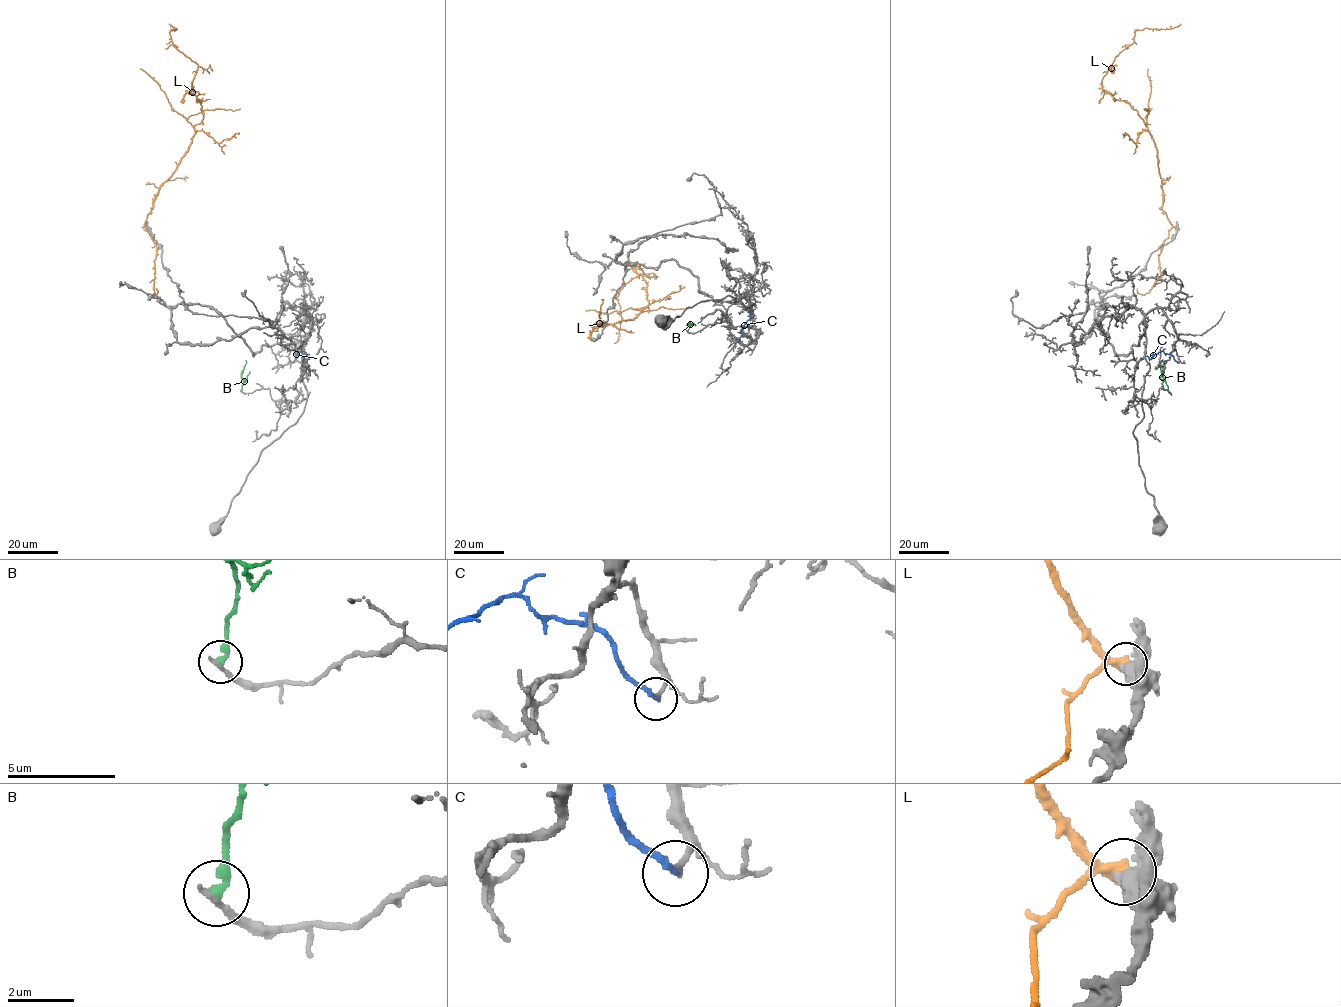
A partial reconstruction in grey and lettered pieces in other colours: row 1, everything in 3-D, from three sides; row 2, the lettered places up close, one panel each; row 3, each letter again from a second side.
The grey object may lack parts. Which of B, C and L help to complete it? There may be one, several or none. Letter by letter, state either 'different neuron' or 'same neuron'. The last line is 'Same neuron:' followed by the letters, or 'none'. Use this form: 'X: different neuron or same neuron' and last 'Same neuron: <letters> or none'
B: different neuron
C: different neuron
L: different neuron
Same neuron: none

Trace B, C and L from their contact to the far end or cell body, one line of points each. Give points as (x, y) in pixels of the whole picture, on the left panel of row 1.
B: (241, 391), (246, 360)
C: (292, 362), (299, 351), (305, 359), (306, 356)
L: (144, 227), (203, 114), (190, 92), (198, 65), (172, 42), (176, 29), (169, 24)

